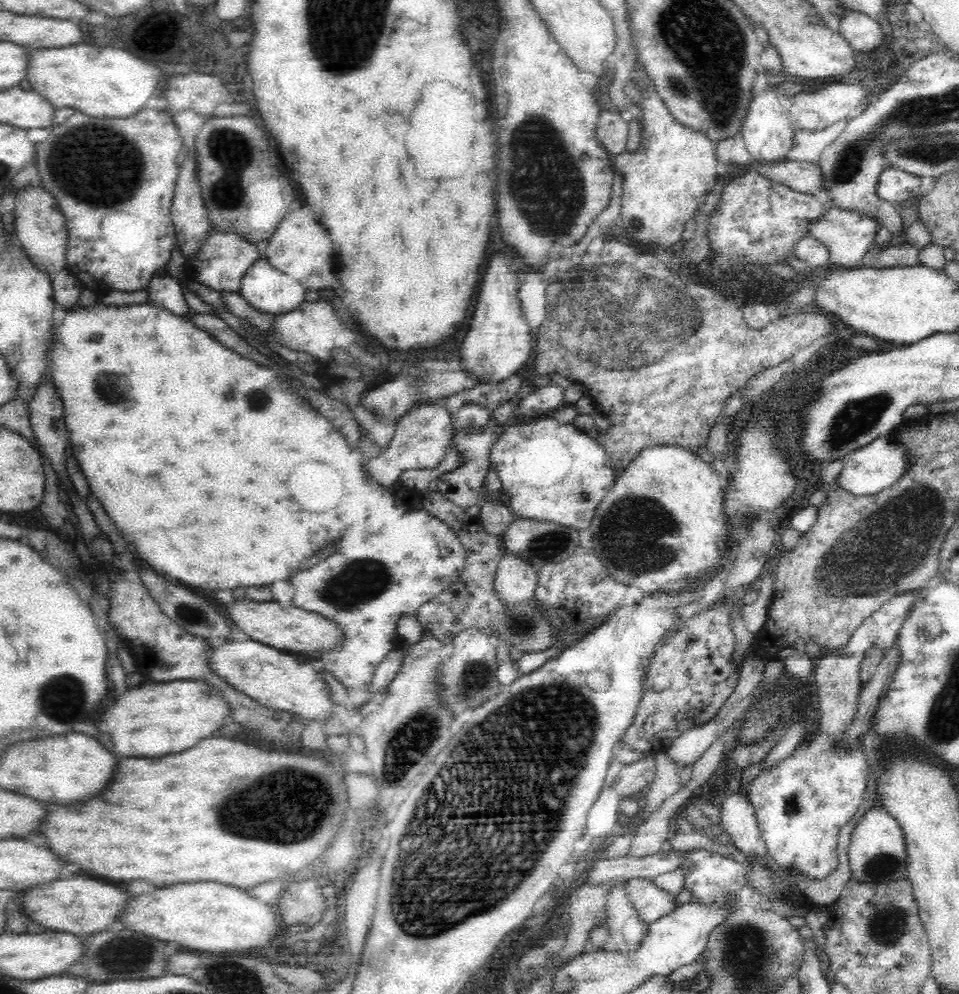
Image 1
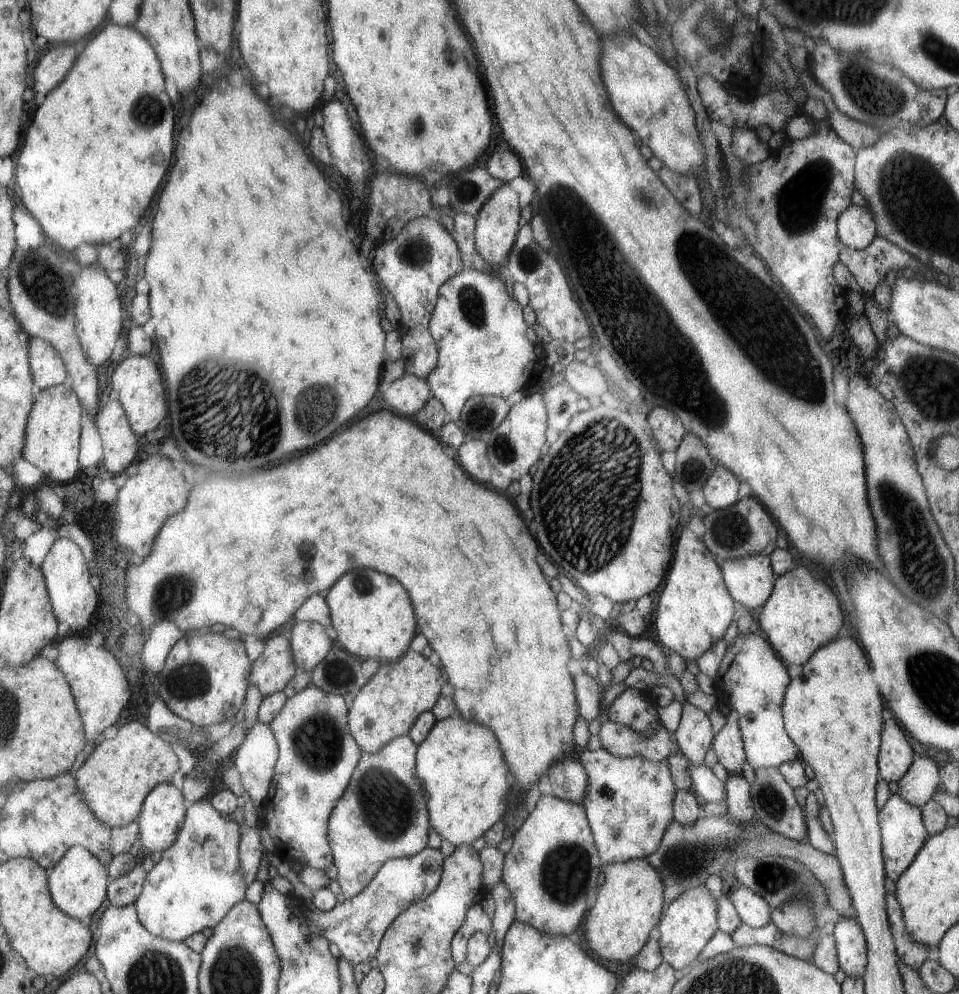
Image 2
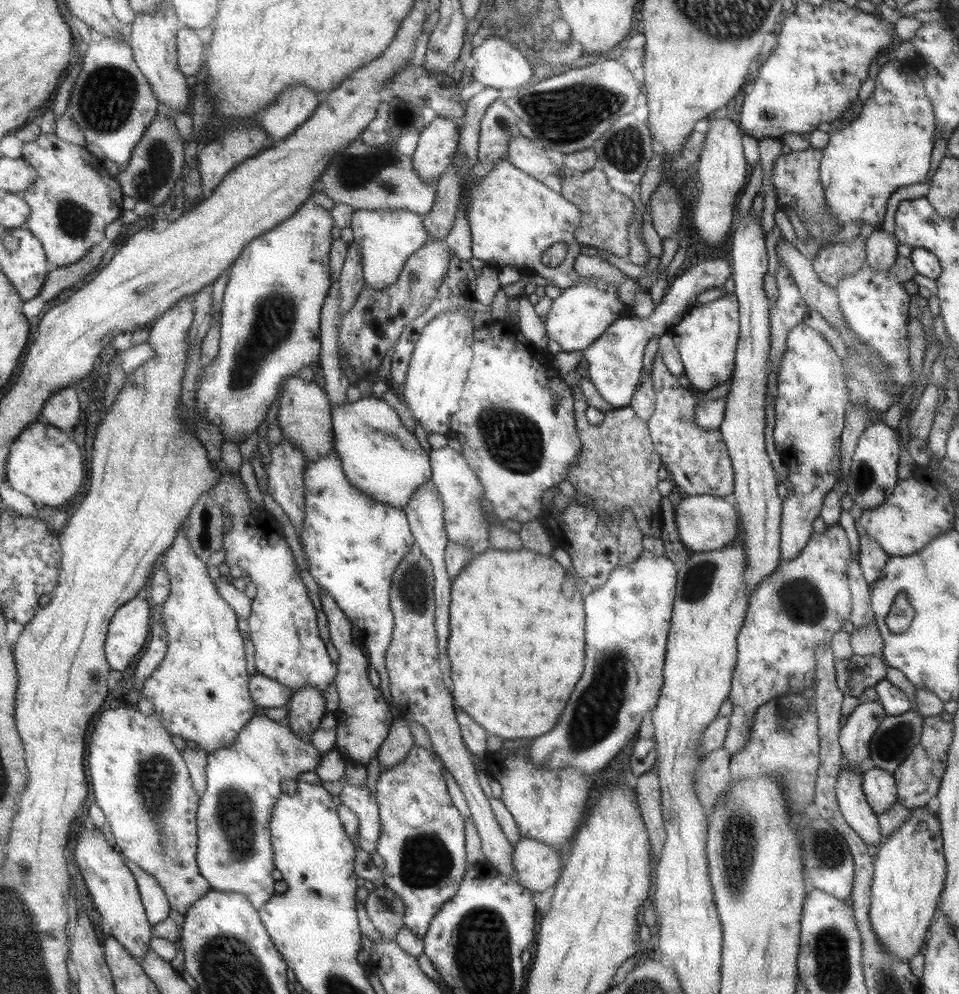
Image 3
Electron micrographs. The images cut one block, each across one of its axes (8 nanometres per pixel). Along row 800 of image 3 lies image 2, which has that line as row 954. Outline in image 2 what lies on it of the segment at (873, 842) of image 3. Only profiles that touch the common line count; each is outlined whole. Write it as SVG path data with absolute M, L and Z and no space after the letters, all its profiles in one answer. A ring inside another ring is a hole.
M841 918L833 930L839 968L847 978L863 978L867 968L867 940L857 920Z

